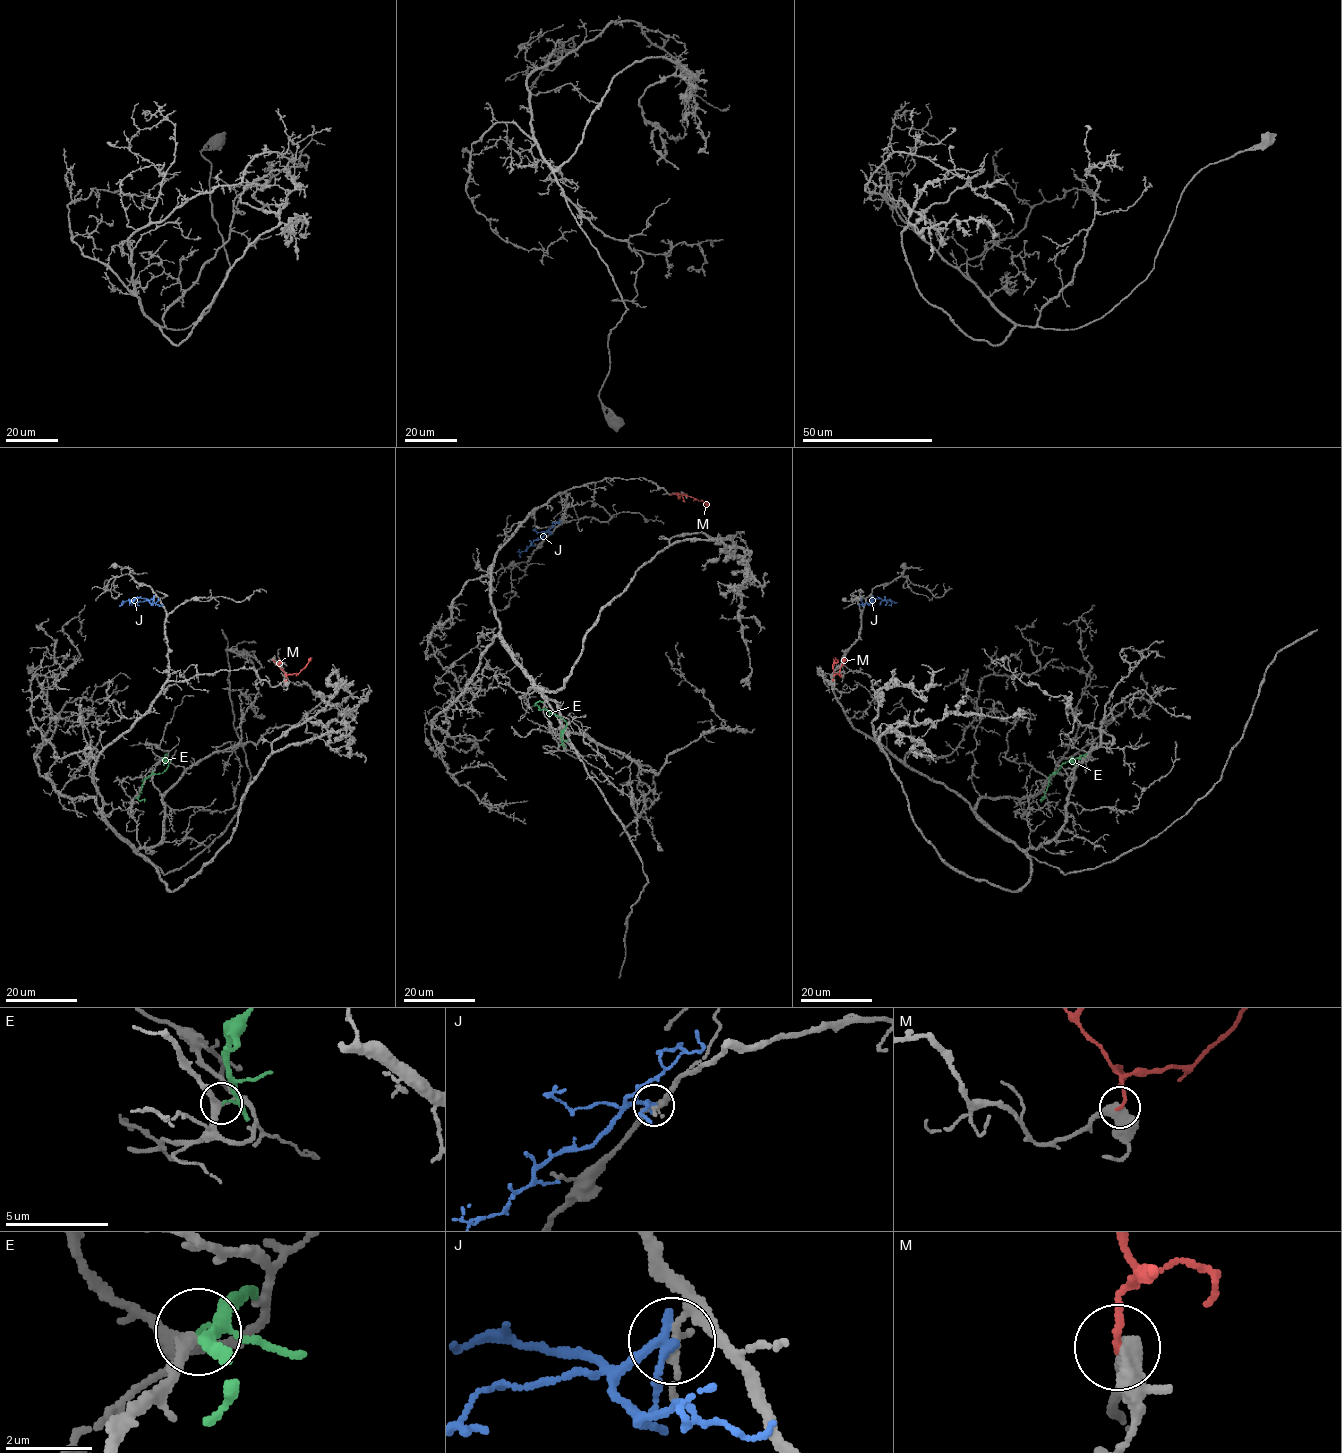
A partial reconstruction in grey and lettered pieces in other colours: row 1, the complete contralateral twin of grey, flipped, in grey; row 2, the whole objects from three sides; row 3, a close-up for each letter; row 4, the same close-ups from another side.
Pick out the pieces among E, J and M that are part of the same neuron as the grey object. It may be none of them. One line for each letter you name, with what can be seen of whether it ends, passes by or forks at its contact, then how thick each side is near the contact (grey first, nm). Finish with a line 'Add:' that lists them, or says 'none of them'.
Add: none of them

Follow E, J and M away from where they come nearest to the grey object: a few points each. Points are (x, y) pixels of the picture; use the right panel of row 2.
E: (1084, 757), (1070, 759), (1051, 774), (1041, 802)
J: (871, 598), (896, 602)
M: (833, 680), (844, 658)

